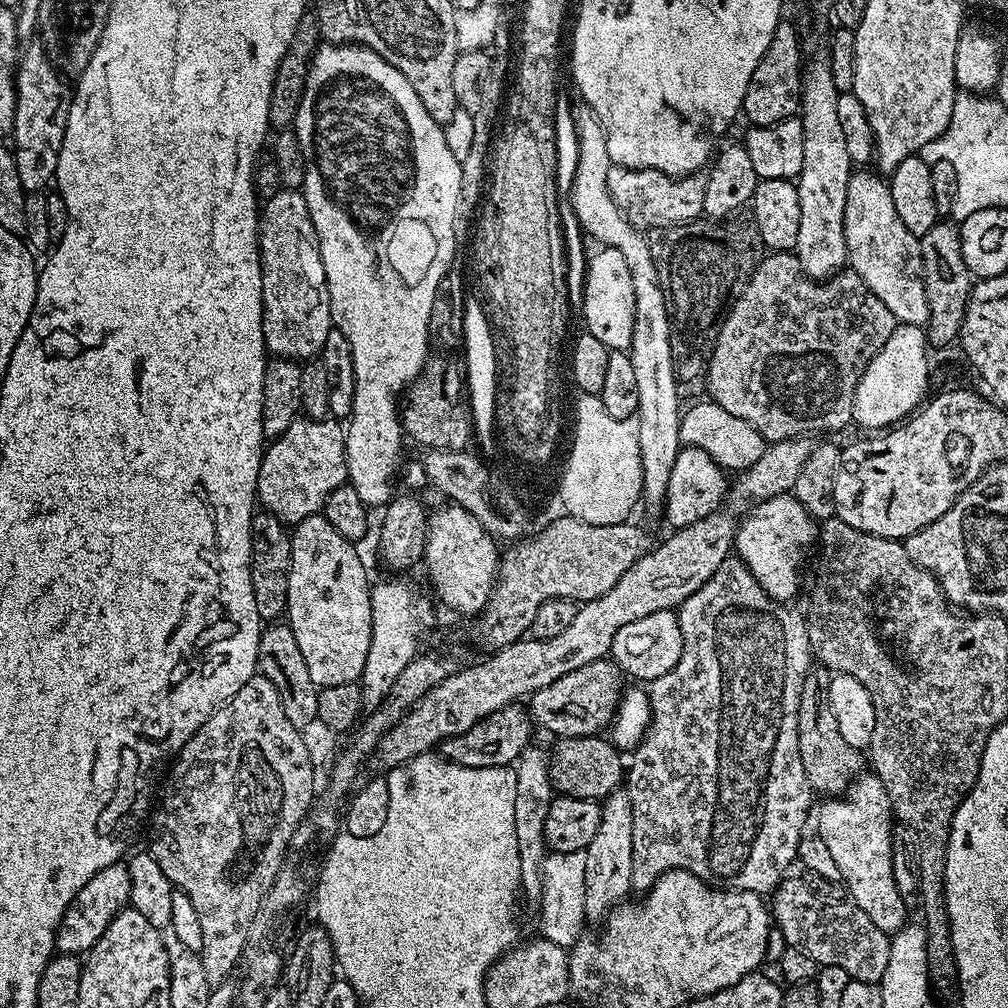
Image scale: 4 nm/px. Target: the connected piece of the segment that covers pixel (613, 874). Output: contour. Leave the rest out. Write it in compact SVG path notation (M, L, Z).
M617 790L605 797L601 803L598 834L590 841L590 846L584 849L586 854L586 882L584 883L584 914L589 921L603 921L608 913L625 899L632 887L632 818L633 812L627 791Z

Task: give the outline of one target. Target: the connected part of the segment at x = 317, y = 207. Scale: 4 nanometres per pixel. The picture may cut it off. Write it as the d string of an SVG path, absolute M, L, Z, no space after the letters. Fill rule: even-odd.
M352 46L347 49L348 61L344 68L348 72L328 72L324 64L313 63L309 67L308 74L304 78L304 91L300 94L300 105L298 114L294 121L294 139L300 145L300 156L304 159L304 182L302 191L306 198L306 206L310 210L310 218L314 222L314 239L320 245L320 257L322 266L326 270L326 282L328 283L328 293L330 294L330 310L332 311L332 322L335 328L346 338L348 349L352 355L352 377L354 386L352 387L352 414L346 420L346 435L344 445L346 446L346 462L348 463L347 483L354 486L358 498L364 505L372 504L387 505L393 495L391 484L392 475L396 472L396 467L400 464L400 447L406 441L405 433L402 431L400 422L400 408L398 407L398 396L396 392L403 393L405 389L416 383L418 377L425 371L430 360L430 349L428 346L428 323L430 322L430 310L434 306L434 298L438 286L449 275L448 267L452 264L452 259L456 256L458 245L454 234L454 214L458 203L459 190L462 186L461 161L450 154L450 146L446 146L443 127L436 119L422 106L422 98L410 86L410 82L400 71L389 66L385 57L379 56L372 48L363 46ZM414 220L424 220L436 230L438 238L438 252L434 256L434 264L430 264L426 276L432 280L422 280L418 288L404 288L398 280L396 274L392 274L392 264L386 254L386 240L398 240L402 238L406 222Z

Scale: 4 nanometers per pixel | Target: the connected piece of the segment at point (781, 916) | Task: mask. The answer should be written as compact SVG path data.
M785 878L771 893L770 916L785 936L787 947L810 954L817 966L838 966L853 980L879 985L886 974L886 962L890 962L889 933L878 930L855 904L840 903L831 904L820 899L803 879Z

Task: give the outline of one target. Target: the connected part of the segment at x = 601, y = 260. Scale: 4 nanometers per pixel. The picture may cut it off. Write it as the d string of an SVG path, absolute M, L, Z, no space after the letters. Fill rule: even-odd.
M601 247L600 252L591 253L587 261L584 280L582 312L586 331L609 350L628 350L632 347L634 334L634 282L630 266L624 265L622 254L617 248Z

